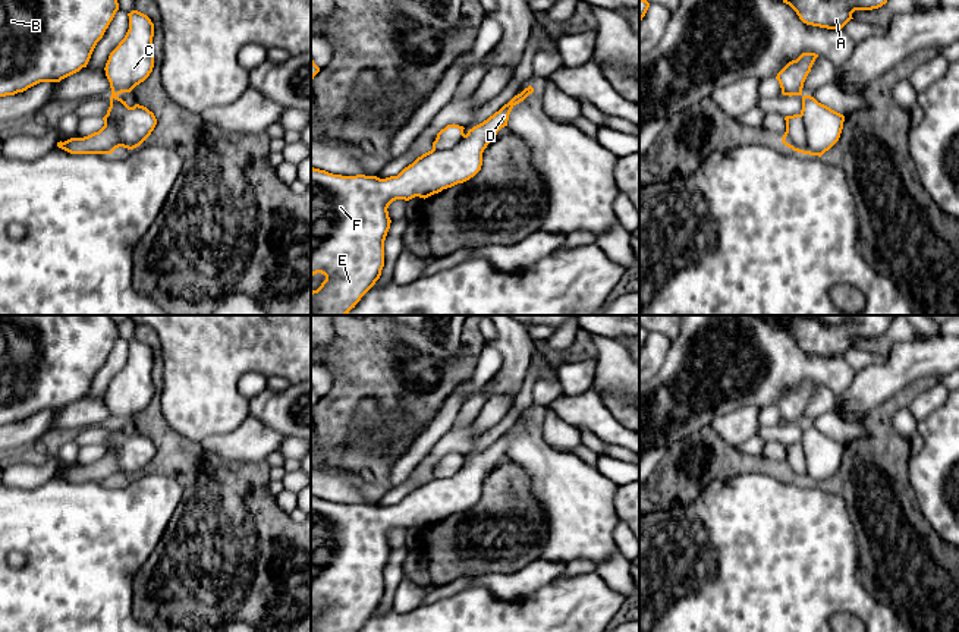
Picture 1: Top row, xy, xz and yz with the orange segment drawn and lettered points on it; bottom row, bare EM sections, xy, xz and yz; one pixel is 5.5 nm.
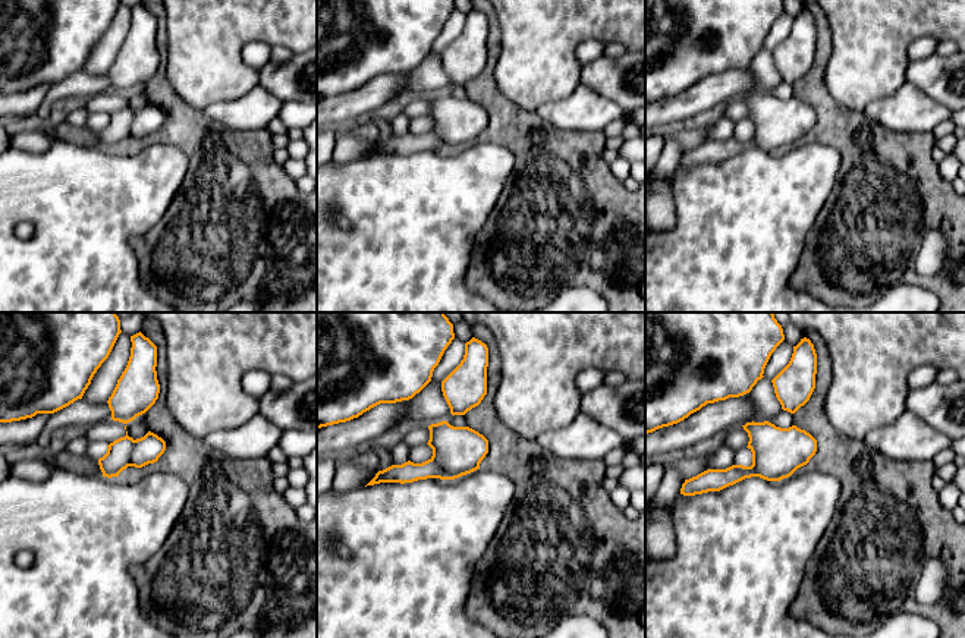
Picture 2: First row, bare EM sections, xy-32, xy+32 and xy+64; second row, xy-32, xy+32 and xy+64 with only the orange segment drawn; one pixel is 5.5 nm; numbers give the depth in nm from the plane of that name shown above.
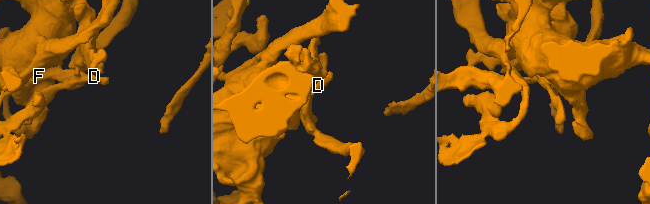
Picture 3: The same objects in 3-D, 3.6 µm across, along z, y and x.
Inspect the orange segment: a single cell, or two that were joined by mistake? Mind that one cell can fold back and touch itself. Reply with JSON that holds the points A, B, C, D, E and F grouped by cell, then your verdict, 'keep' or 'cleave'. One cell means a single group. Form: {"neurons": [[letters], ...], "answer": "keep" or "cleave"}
{"neurons": [["A", "B", "D", "E", "F"], ["C"]], "answer": "cleave"}

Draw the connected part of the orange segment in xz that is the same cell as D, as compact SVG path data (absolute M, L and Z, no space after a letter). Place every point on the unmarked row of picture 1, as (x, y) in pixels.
M529 414L487 449L469 458L455 475L422 482L397 504L342 504L311 496L311 604L326 604L321 614L311 620L311 632L358 632L380 607L384 595L384 569L392 551L389 534L396 528L425 528L474 506L481 499L484 478L507 455L512 437L532 421Z

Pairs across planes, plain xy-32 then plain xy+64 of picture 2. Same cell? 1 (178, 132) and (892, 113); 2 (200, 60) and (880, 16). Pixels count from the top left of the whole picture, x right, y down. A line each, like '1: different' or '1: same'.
1: different
2: same

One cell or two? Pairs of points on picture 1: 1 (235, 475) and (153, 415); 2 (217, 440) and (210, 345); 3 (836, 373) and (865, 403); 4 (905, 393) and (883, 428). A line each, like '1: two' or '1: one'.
1: one
2: two
3: two
4: one

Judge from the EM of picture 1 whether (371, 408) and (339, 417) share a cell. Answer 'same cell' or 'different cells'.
different cells

